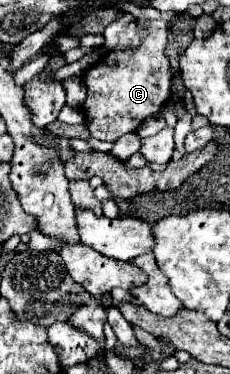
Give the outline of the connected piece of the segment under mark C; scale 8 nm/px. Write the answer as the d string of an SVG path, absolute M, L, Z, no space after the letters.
M141 21L145 25L145 39L139 49L135 51L109 51L95 67L87 69L83 83L87 87L87 99L83 105L83 113L87 119L87 129L91 137L105 139L105 141L117 141L121 135L135 131L145 117L161 113L163 105L171 99L171 65L165 55L167 47L167 35L169 35L169 23L165 21Z

